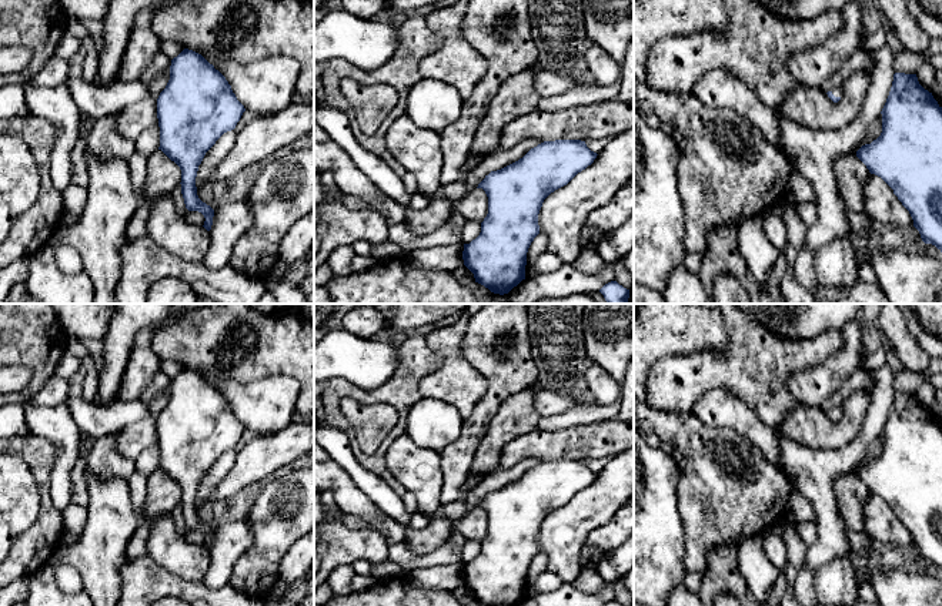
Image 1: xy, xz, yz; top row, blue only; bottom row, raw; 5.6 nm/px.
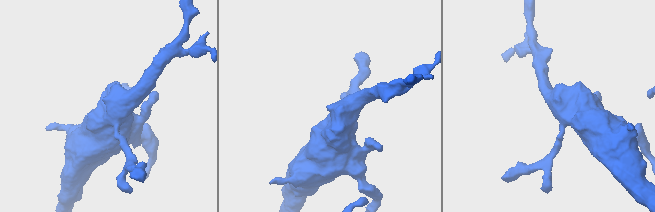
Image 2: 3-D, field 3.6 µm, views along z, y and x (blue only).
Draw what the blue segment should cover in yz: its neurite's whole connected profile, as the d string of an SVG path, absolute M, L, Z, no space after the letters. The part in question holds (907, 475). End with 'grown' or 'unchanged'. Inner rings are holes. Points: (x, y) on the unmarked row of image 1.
M895 392L881 433L881 455L862 465L856 476L893 509L922 560L942 572L942 426L919 404L916 394Z; unchanged

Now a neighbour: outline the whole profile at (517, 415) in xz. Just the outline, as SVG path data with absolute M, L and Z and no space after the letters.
M537 385L530 386L502 402L472 458L470 473L484 479L500 465L501 449L510 439L538 428L541 418L535 409L538 389Z

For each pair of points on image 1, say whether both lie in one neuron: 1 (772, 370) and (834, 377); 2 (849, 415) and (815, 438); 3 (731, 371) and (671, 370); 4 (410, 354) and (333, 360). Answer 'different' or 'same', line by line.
1: different
2: same
3: same
4: different

